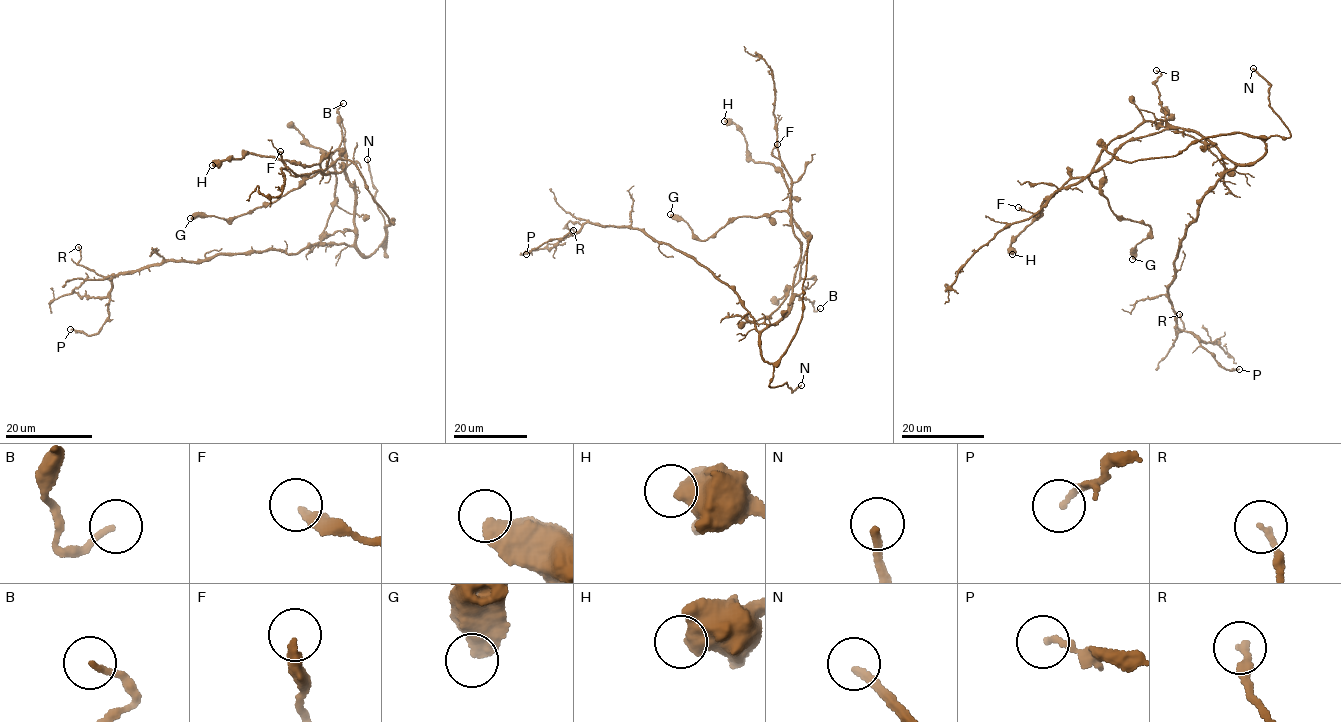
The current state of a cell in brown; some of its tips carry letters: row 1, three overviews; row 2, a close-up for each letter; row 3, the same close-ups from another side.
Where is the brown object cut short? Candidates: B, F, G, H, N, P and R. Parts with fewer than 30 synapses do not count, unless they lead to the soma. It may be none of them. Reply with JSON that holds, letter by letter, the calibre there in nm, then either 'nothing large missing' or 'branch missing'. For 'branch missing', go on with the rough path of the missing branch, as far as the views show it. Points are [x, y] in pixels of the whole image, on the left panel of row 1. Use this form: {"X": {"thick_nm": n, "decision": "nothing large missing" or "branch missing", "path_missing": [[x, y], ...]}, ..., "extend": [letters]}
{"B": {"thick_nm": 160, "decision": "nothing large missing"}, "F": {"thick_nm": 320, "decision": "nothing large missing"}, "G": {"thick_nm": 460, "decision": "nothing large missing"}, "H": {"thick_nm": 600, "decision": "nothing large missing"}, "N": {"thick_nm": 200, "decision": "branch missing", "path_missing": [[367, 159], [336, 110], [329, 87], [330, 47], [327, 32], [314, 8], [323, 1]]}, "P": {"thick_nm": 140, "decision": "nothing large missing"}, "R": {"thick_nm": 150, "decision": "nothing large missing"}, "extend": ["N"]}

